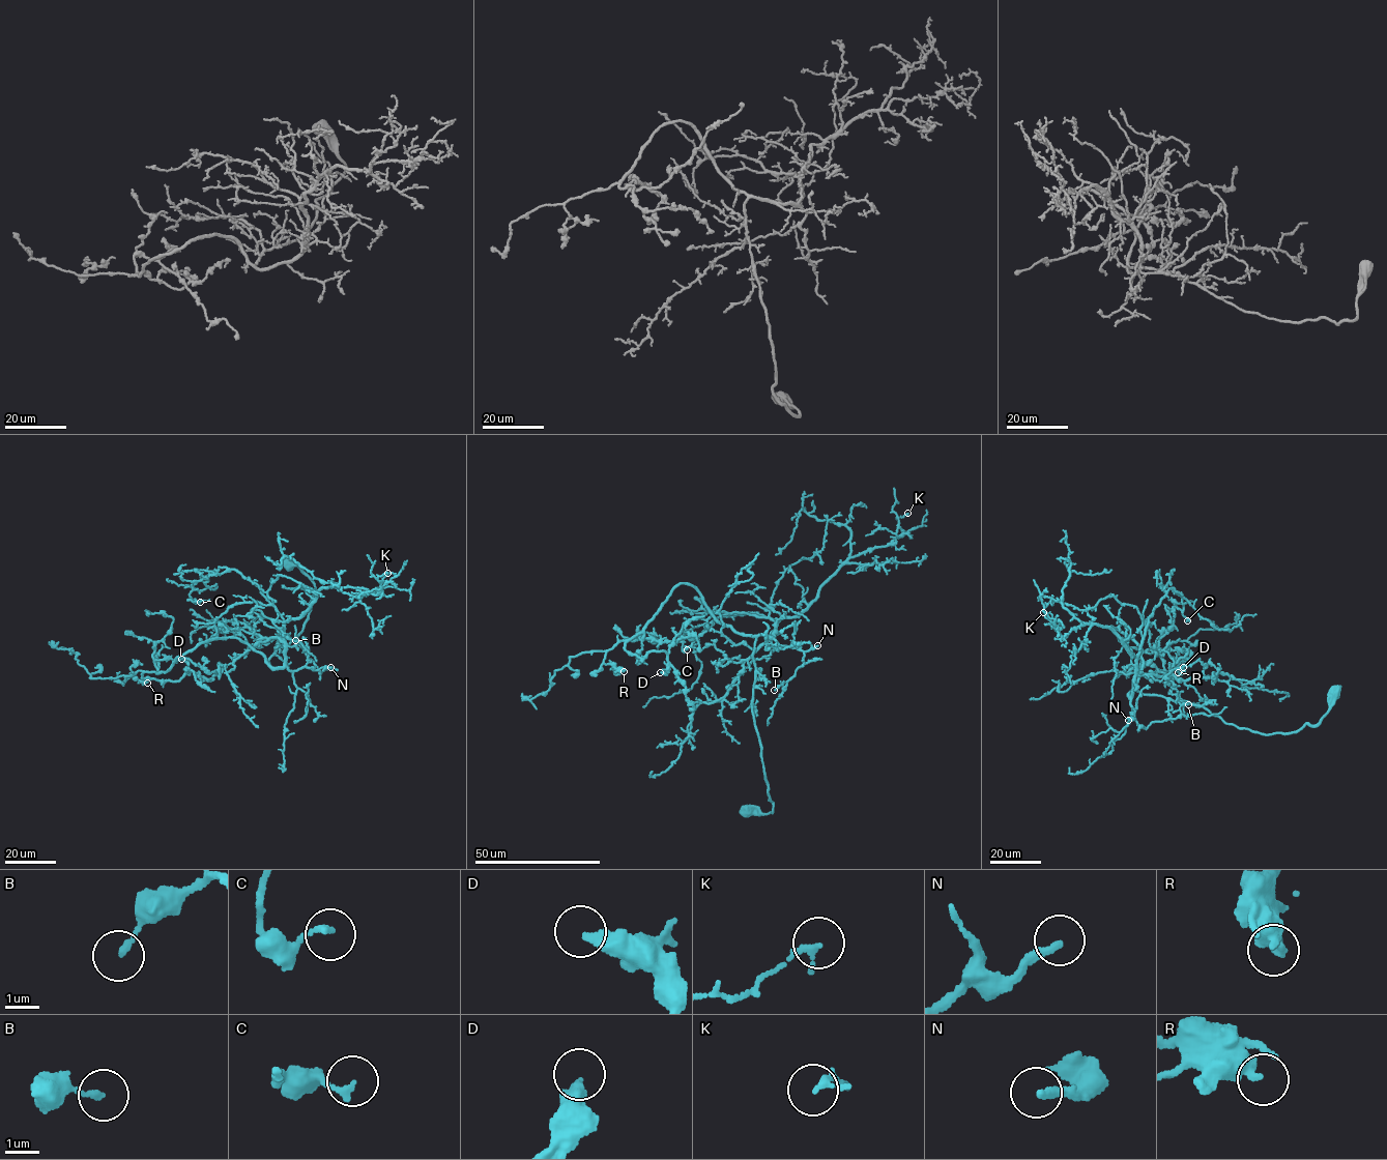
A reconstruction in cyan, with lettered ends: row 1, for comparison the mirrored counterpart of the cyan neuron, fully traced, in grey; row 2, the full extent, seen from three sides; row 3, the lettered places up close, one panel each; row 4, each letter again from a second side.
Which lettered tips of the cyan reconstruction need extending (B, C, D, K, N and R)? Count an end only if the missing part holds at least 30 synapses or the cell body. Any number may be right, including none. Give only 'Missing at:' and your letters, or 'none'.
Missing at: N

